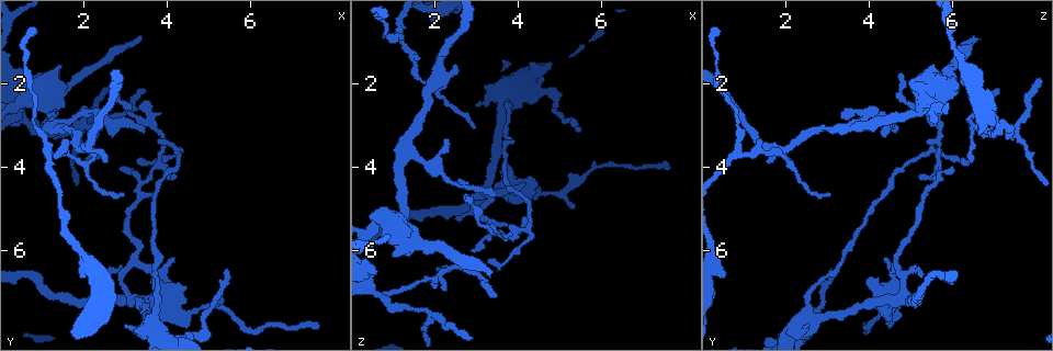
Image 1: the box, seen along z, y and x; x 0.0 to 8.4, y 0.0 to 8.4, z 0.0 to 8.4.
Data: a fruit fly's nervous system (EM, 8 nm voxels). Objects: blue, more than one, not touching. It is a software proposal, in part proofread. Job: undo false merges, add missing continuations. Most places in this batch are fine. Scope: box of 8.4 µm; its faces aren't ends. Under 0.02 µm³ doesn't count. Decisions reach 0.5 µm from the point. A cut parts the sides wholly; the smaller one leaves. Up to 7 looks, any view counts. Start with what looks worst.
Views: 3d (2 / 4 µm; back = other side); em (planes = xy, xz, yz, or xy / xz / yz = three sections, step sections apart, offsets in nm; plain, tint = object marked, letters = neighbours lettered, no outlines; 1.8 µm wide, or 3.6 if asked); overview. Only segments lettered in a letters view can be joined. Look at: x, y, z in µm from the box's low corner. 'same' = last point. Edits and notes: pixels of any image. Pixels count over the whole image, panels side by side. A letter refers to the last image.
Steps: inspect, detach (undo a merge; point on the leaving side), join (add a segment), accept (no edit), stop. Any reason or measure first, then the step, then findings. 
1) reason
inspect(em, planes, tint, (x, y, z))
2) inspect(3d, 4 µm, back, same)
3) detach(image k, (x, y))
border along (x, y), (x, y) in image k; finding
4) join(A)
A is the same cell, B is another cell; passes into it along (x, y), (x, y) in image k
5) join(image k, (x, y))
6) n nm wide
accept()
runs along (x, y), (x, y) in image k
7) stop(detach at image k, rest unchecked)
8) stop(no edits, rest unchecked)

arms part here
inspect(3d, 4 µm, (3.35, 7.20, 4.35))

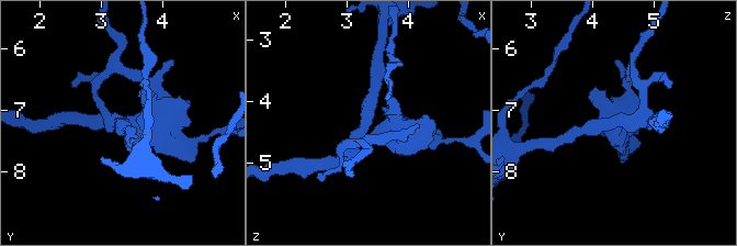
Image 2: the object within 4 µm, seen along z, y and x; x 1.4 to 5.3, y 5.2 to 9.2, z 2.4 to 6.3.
inspect(em, xz, step 16, tint, (3.30, 7.20, 4.35))

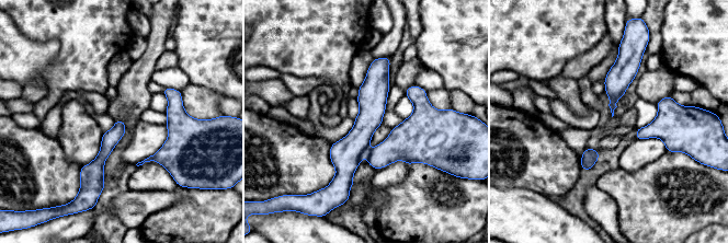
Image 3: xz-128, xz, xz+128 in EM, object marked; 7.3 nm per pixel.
cut it another way
inspect(em, planes, letters, same)

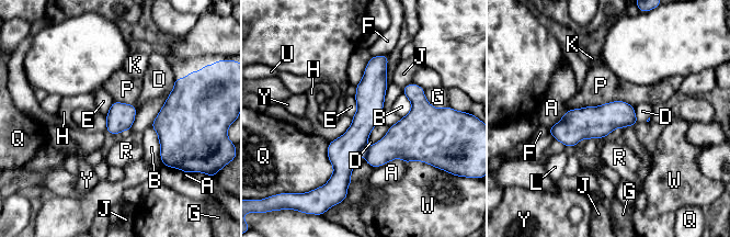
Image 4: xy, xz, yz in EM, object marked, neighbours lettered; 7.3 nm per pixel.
200 nm wide
accept()
A, B, D, E, F, G, H, J, K, L, P, Q, R, U, W and Y are other cells; runs along (430, 114), (334, 178) in image 4; one neuron here

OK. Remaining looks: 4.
abrupt turn
inspect(3d, 2 µm, (3.70, 7.85, 2.50))

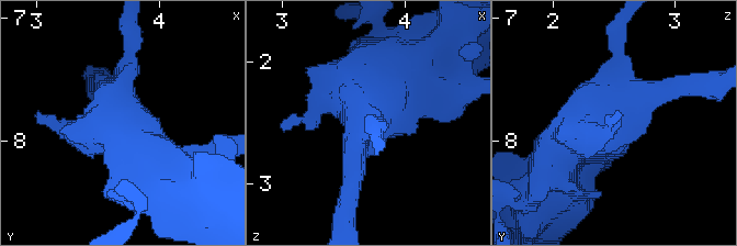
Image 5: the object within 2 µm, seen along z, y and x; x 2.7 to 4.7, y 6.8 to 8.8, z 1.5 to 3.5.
inspect(em, 3.6 µm, yz, step 16, tint, (3.68, 7.80, 2.48))

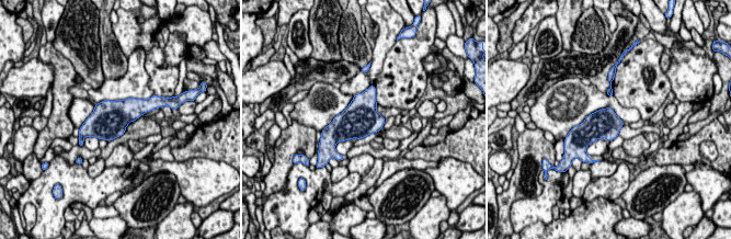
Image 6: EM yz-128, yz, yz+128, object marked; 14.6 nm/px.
inspect(em, 3.6 µm, xz, step 4, letters, same)

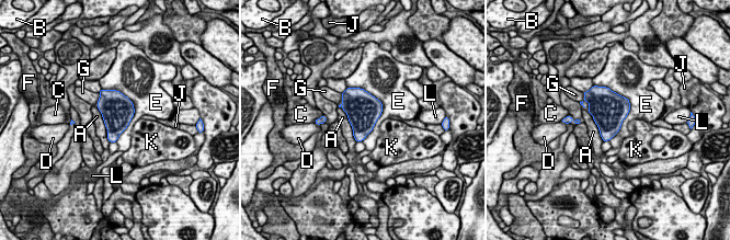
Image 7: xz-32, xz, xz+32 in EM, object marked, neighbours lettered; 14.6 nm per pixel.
480 nm wide
accept()
A, B, C, D, E, F, G, J, K and L are other cells; border along (593, 84), (629, 102), (609, 140) in image 7; one neuron here

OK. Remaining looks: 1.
long arm stops here
inspect(em, planes, letters, (3.35, 0.95, 6.65))

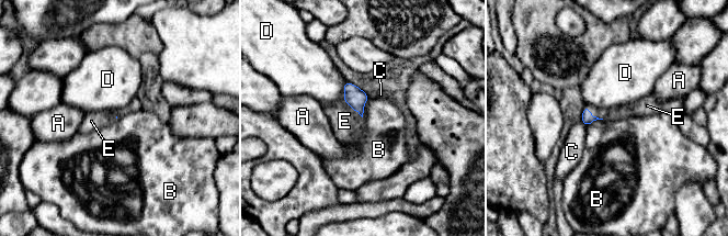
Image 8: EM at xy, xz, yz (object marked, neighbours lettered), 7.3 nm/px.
join(E)
E is the same cell, A, B, C and D are other cells; passes into it along (355, 98), (353, 109), (344, 121) in image 8; it goes on there

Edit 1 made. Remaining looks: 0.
stop(join at image 8, rest unchecked)

